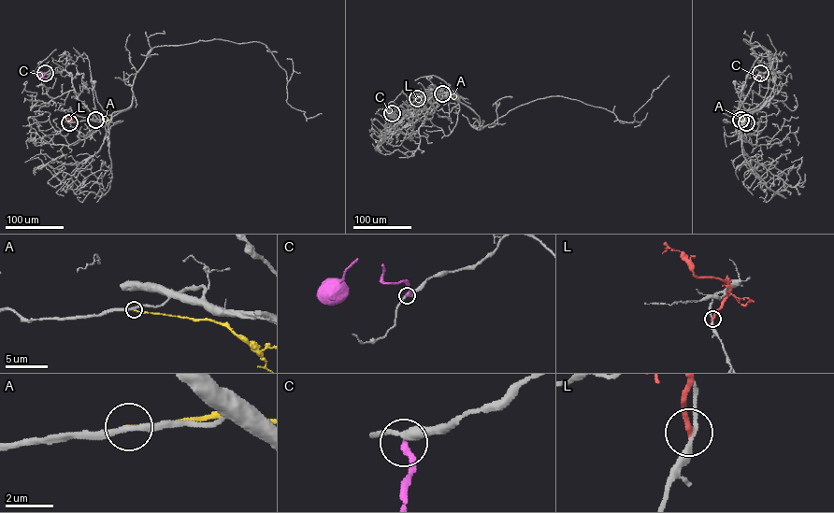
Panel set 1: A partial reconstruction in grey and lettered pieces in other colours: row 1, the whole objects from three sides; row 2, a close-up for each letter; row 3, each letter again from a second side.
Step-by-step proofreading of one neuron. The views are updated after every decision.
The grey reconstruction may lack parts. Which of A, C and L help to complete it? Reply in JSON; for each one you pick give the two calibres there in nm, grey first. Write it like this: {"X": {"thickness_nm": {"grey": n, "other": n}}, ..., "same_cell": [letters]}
{"same_cell": []}

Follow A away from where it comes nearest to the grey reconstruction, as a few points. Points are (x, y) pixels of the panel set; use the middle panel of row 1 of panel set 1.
A: (442, 93), (456, 95)

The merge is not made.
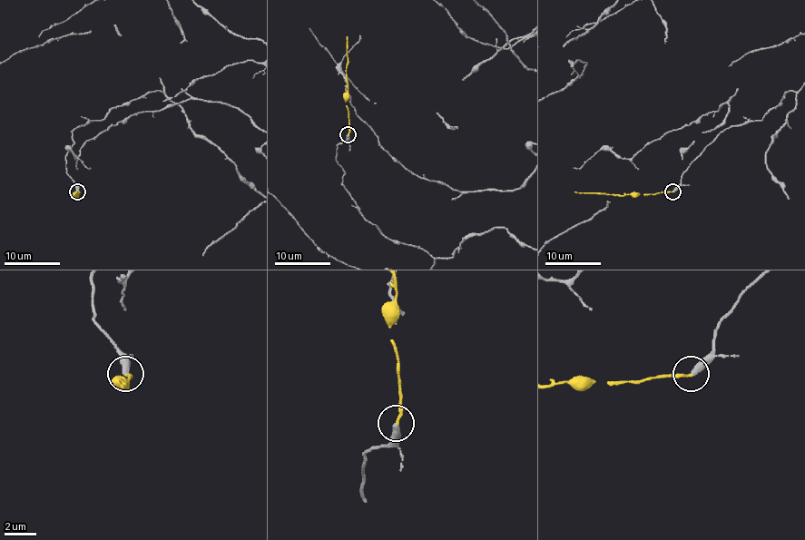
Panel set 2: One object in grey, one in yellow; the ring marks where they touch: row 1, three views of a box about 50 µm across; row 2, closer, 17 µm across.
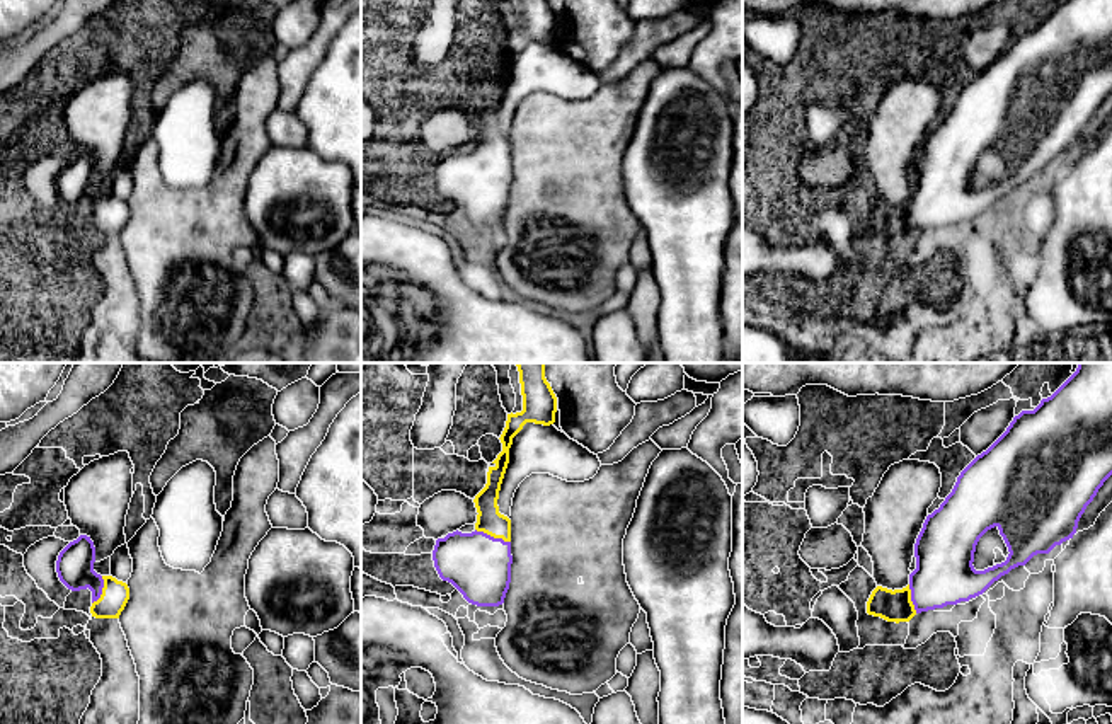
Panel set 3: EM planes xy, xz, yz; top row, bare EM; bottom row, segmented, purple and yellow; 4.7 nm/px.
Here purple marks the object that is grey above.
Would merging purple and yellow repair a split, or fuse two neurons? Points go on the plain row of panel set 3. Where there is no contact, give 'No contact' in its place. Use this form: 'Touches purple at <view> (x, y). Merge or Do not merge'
Touches purple at xz (492, 155). Merge

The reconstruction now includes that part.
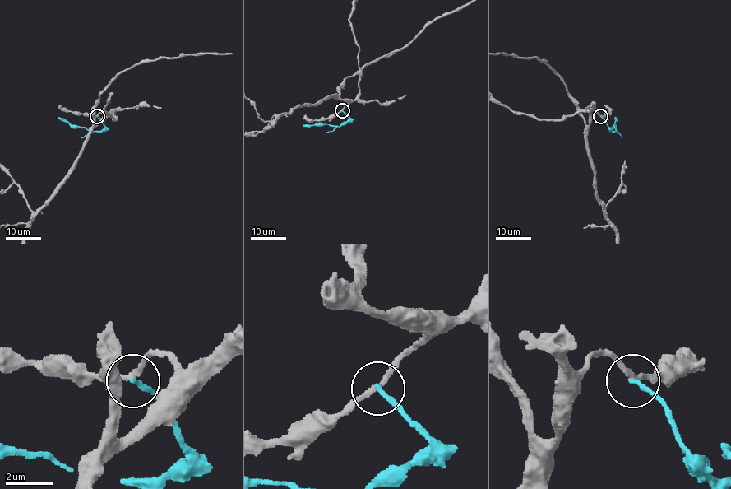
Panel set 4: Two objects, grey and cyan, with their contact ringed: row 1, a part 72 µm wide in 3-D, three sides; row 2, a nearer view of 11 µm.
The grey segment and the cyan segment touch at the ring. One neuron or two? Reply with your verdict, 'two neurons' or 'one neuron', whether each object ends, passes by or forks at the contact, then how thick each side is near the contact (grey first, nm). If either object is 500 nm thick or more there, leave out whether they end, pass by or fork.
two neurons; grey passes by; cyan ends there; 200 nm thick on the grey side, 200 nm on the other

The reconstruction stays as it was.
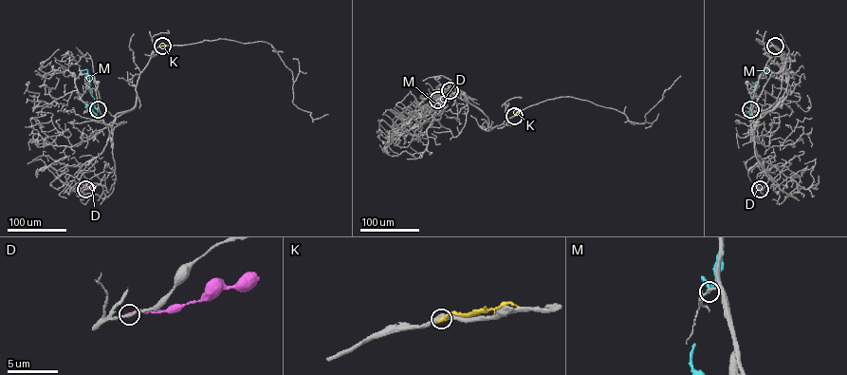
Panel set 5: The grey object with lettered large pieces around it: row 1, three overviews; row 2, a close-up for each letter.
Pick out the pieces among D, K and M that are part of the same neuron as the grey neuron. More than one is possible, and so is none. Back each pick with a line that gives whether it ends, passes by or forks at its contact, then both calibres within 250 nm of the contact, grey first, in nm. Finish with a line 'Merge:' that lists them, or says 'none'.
Merge: none

